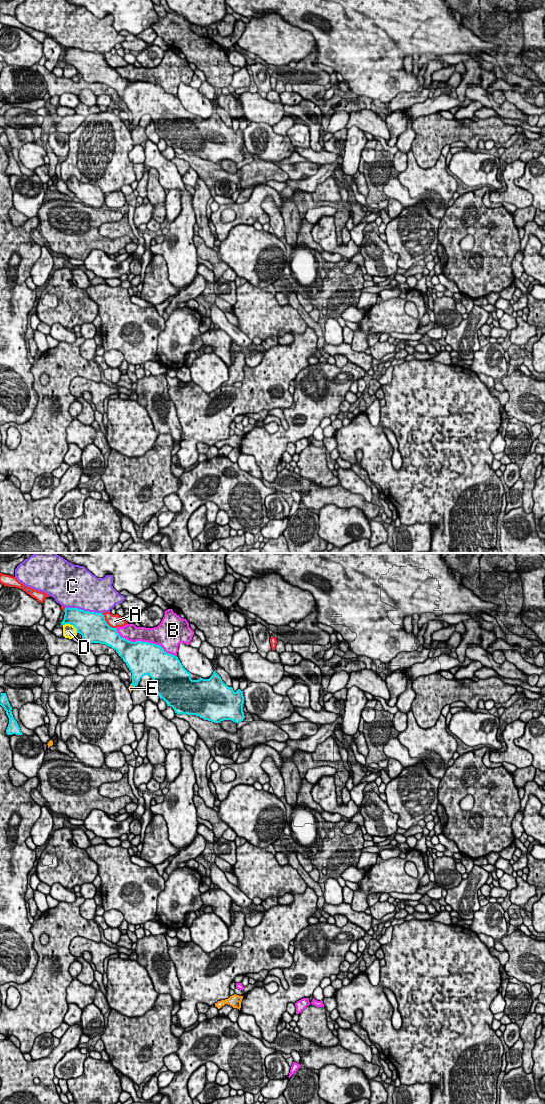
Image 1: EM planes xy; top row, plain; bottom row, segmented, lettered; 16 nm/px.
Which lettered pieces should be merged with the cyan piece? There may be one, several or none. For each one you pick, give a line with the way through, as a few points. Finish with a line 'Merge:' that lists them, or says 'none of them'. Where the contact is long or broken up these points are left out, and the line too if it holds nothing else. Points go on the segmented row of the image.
E: Path across: xy (138, 672), (132, 686), (130, 688)
Merge: E

